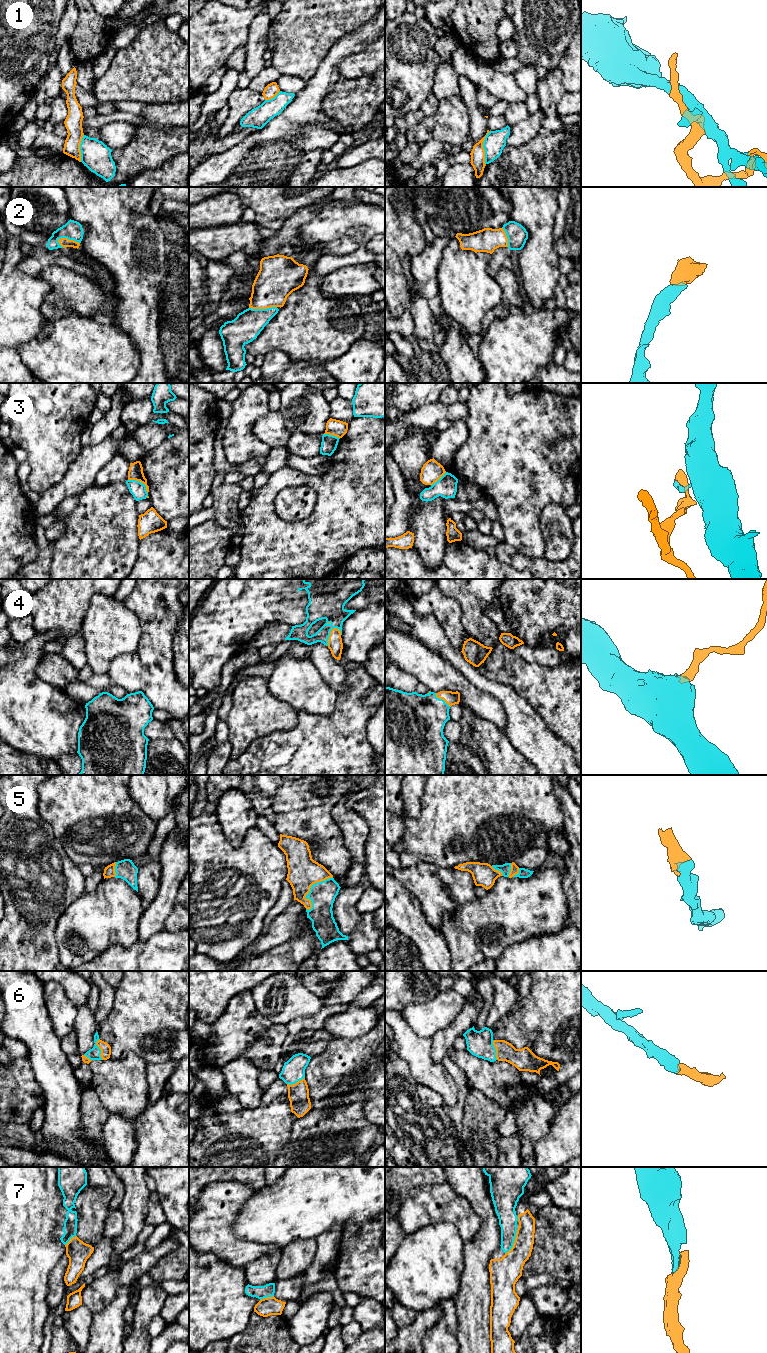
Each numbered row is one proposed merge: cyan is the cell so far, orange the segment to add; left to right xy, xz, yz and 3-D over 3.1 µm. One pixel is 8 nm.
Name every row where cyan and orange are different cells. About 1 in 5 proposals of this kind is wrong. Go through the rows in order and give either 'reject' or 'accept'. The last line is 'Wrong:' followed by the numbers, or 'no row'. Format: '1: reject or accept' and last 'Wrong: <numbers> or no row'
1: reject
2: accept
3: reject
4: accept
5: accept
6: accept
7: accept
Wrong: 1, 3

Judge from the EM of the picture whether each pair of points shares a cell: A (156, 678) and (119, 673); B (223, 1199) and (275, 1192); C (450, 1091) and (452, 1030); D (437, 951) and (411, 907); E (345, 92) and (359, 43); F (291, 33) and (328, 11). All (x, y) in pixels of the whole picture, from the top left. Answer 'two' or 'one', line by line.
A: two
B: two
C: two
D: one
E: two
F: one

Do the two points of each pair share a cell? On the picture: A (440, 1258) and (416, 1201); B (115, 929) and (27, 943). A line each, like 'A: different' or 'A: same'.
A: different
B: different

